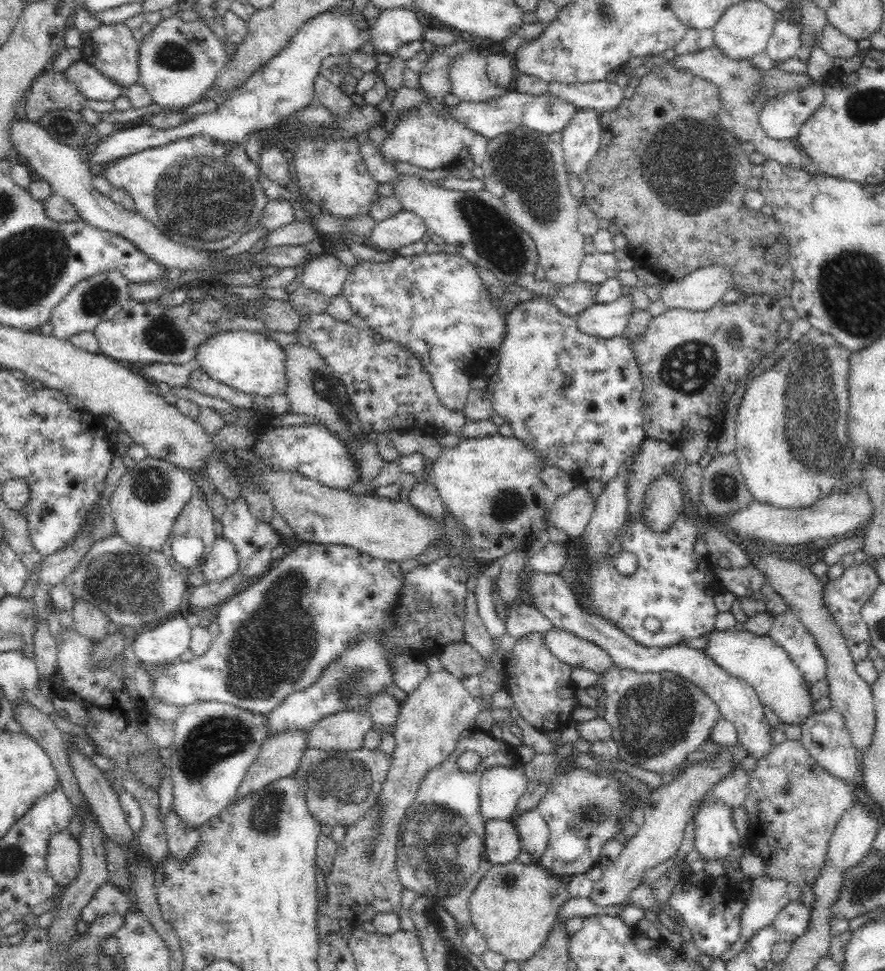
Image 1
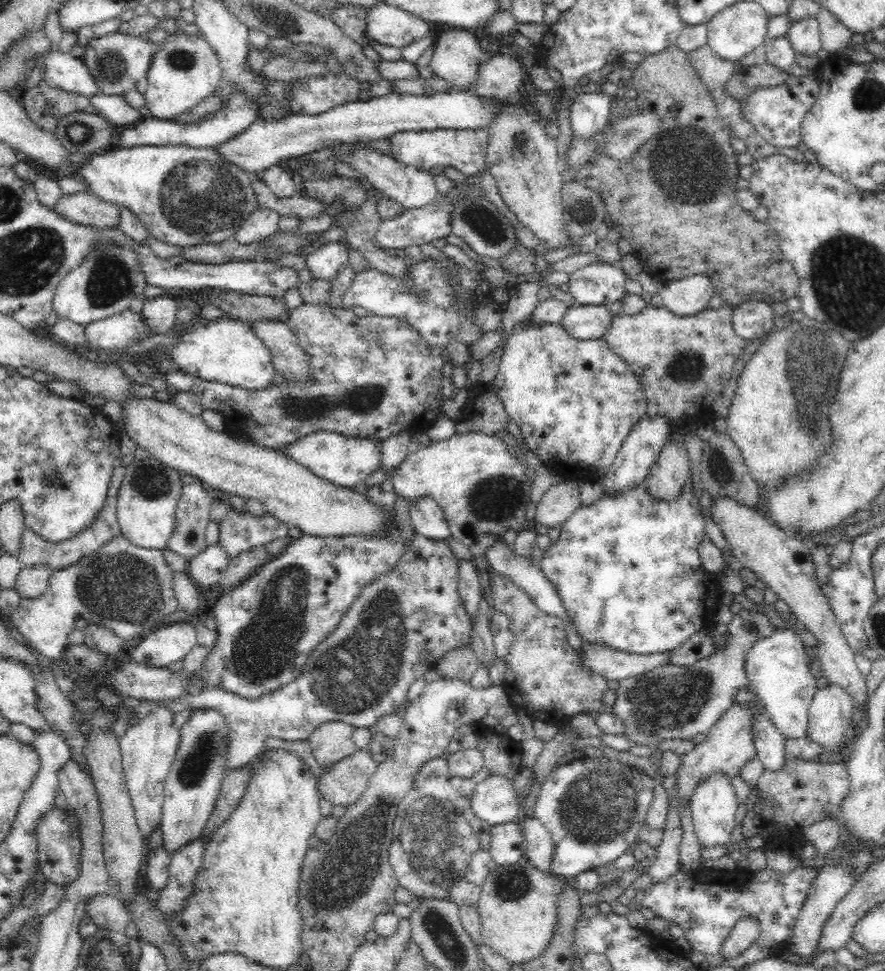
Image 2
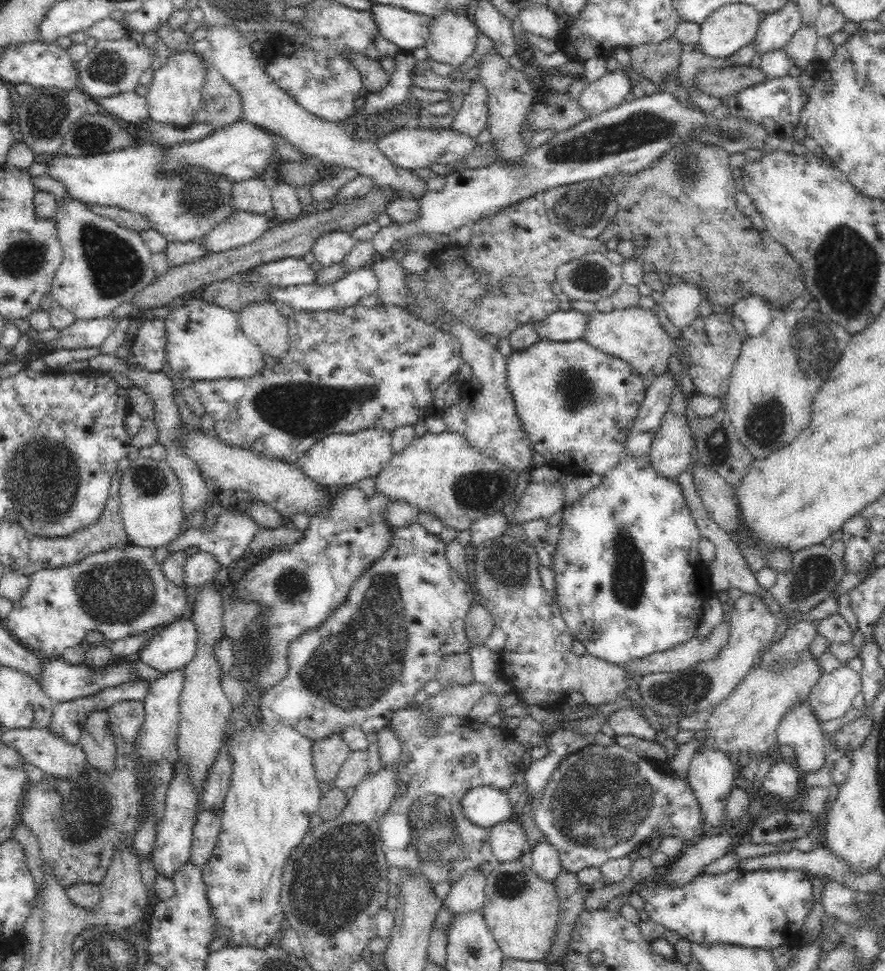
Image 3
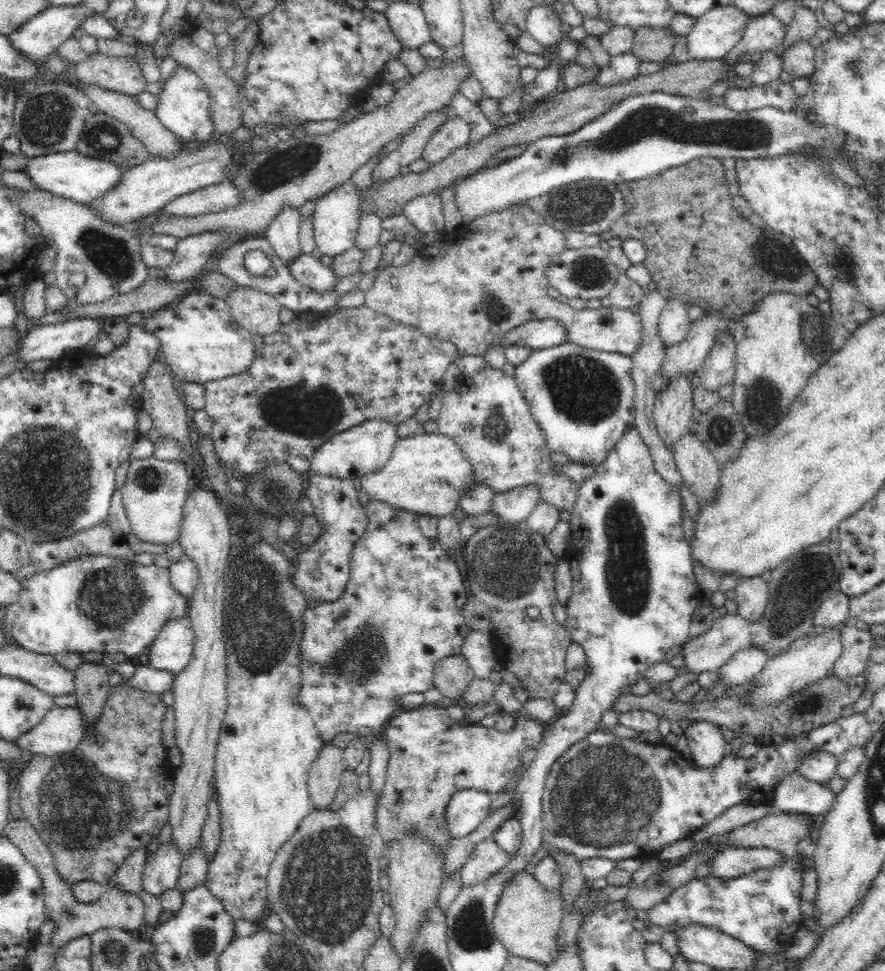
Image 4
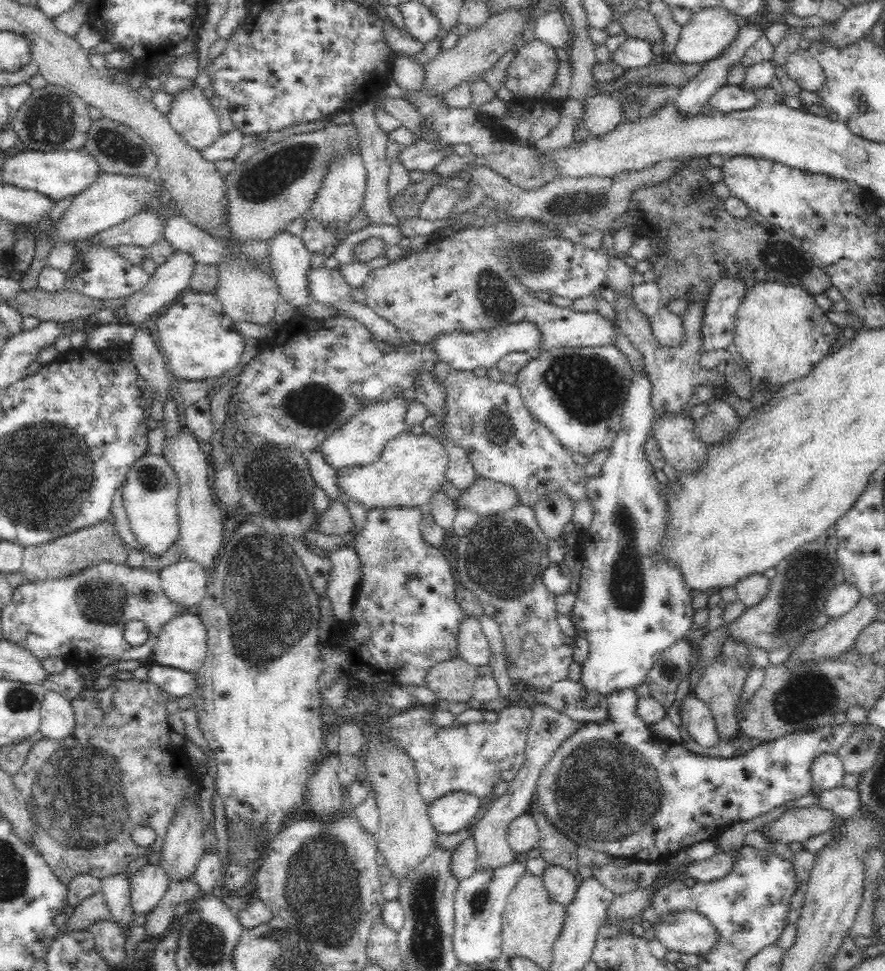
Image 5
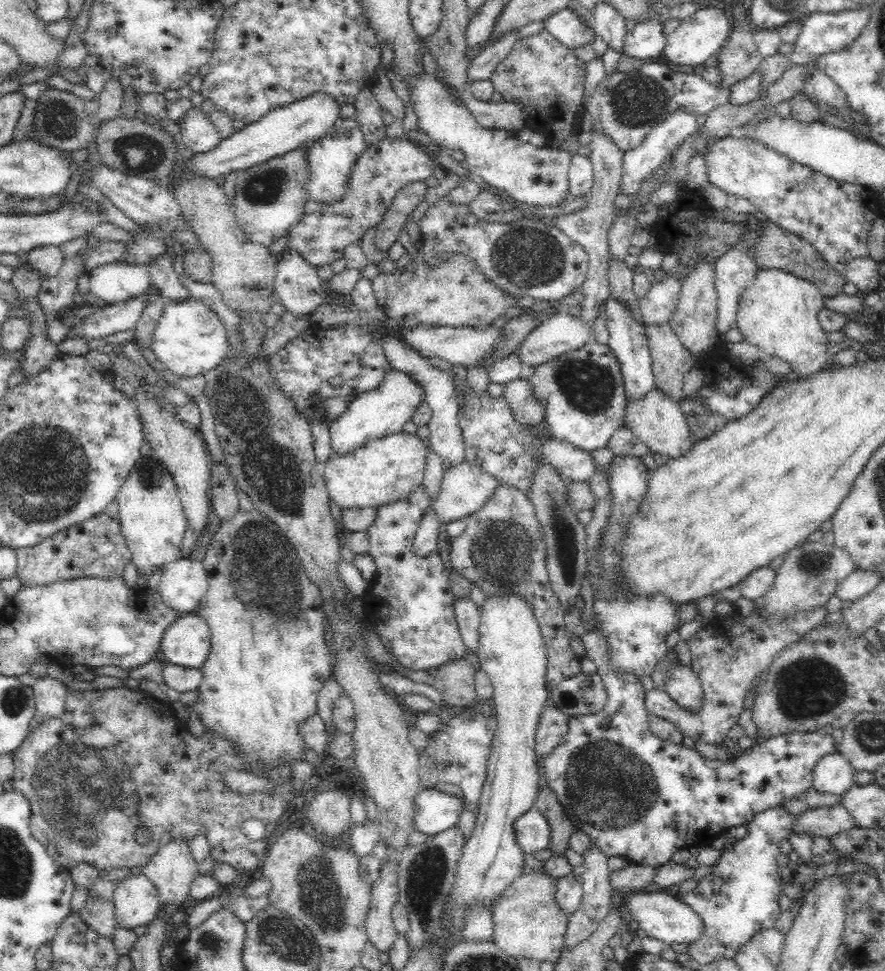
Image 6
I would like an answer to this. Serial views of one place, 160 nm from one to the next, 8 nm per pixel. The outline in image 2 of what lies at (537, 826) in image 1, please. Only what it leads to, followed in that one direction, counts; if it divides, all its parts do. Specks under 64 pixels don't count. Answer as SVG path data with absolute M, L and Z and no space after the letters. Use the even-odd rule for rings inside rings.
M525 816L518 822L525 841L525 856L528 864L542 872L549 873L554 844L551 832L544 827L536 816Z

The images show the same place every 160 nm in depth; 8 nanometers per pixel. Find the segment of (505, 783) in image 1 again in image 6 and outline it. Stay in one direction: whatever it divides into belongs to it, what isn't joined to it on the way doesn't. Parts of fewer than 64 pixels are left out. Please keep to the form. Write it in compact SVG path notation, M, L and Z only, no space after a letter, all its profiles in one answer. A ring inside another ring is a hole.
M422 789L415 798L416 831L435 835L458 825L466 802L438 789Z

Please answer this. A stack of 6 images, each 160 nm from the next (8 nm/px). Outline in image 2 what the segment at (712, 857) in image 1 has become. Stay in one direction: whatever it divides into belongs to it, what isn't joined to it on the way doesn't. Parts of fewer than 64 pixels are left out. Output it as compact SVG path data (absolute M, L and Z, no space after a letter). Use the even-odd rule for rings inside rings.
M718 773L702 781L691 796L691 815L693 819L693 828L702 847L714 848L728 845L733 830L737 823L735 822L735 813L739 802L734 793L734 787L730 783L730 777Z

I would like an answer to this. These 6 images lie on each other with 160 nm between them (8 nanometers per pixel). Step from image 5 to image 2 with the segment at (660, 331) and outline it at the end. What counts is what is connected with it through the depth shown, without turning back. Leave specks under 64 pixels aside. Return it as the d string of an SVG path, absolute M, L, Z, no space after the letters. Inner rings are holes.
M692 274L677 281L657 282L662 306L680 316L692 316L709 308L715 290L707 274Z

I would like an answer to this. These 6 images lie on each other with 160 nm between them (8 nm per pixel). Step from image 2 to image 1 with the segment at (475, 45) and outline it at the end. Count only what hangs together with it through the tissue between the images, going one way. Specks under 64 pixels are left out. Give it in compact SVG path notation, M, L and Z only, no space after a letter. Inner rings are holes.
M476 51L460 55L449 66L451 93L466 102L488 102L502 97L511 86L498 86L487 77L486 57Z

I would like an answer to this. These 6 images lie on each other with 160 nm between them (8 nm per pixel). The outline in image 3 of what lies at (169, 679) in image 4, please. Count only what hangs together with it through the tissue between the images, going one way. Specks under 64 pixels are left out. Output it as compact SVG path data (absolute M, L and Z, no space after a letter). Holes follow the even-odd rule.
M150 681L137 683L126 683L117 687L101 690L99 693L84 697L75 698L66 702L55 702L53 715L51 716L48 731L52 735L62 737L68 745L75 745L83 733L83 726L86 718L95 710L106 711L115 702L123 700L143 700L148 694Z

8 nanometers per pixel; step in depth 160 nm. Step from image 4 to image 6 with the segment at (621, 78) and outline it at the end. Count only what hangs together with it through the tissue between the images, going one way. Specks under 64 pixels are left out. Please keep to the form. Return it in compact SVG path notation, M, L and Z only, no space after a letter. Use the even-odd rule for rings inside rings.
M651 18L649 21L634 24L634 28L625 34L621 54L642 62L648 61L658 58L666 43L662 24Z

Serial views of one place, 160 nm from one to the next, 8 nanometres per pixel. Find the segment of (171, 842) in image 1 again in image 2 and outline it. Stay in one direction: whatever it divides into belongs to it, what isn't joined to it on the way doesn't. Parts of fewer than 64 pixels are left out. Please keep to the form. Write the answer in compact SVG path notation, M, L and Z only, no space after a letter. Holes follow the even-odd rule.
M199 837L170 853L169 878L156 903L166 919L172 916L172 912L182 910L185 899L193 894L204 852L205 842Z

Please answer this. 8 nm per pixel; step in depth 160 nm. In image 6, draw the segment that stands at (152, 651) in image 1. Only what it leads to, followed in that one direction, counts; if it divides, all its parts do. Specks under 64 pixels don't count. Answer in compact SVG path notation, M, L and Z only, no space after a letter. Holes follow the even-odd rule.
M196 613L180 614L164 631L159 658L184 668L199 669L211 651L208 623Z

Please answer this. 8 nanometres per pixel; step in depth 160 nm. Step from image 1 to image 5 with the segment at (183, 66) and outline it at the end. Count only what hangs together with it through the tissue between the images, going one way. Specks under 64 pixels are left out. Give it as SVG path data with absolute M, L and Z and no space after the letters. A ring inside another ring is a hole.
M196 83L172 95L170 110L166 112L166 118L175 132L192 148L202 150L214 144L221 136L219 118L211 103L212 100L204 95L204 88L200 88Z

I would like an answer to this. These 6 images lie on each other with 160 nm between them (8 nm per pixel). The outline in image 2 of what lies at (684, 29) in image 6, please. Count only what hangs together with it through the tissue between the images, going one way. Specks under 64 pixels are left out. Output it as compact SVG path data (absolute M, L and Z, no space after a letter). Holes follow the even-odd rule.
M739 1L721 10L707 22L707 45L722 59L740 62L744 56L765 44L771 16L753 1Z

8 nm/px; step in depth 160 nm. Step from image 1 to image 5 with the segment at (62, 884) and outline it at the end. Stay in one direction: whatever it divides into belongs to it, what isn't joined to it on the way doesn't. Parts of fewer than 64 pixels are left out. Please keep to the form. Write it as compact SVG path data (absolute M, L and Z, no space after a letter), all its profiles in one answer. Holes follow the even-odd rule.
M131 678L128 680L113 679L106 689L86 690L84 689L76 698L71 700L71 706L75 714L75 729L71 737L63 741L52 741L40 739L28 753L25 765L13 776L14 784L22 798L26 801L29 814L34 823L34 845L37 852L44 858L52 873L66 886L72 882L72 878L80 874L90 874L95 878L102 879L108 876L126 872L126 866L138 857L147 855L148 852L161 851L167 829L170 827L171 818L177 812L176 806L182 802L182 798L192 798L192 794L198 794L200 781L196 780L198 773L195 766L191 764L186 756L184 747L178 747L170 741L171 727L168 724L168 713L166 703L172 697L156 684L148 680ZM138 826L150 826L156 834L155 842L148 847L142 847L132 839L132 830Z

